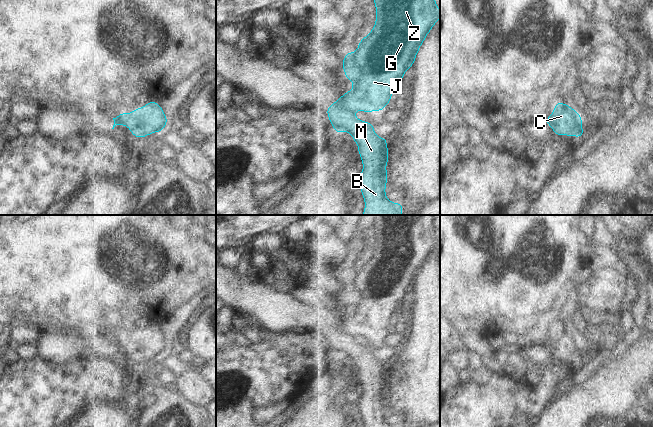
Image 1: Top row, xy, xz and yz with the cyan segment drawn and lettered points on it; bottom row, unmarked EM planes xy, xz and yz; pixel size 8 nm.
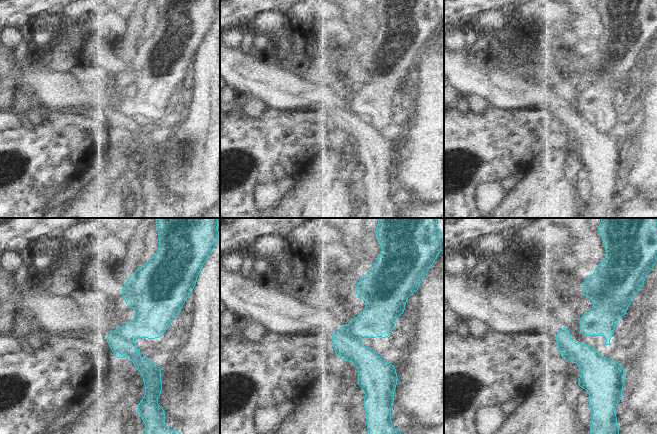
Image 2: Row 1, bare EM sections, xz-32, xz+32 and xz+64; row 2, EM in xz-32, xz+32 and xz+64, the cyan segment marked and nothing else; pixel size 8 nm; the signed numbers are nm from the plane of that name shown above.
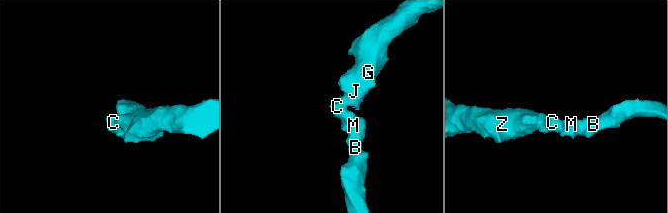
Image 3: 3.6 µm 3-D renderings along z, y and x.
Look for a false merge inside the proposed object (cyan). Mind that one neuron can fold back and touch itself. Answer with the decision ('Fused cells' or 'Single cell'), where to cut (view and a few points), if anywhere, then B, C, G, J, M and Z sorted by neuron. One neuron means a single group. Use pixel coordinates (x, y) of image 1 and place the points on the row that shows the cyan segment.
Fused cells. Split along xz (339, 98), (344, 106), (353, 112). Groups: B C M / G J Z

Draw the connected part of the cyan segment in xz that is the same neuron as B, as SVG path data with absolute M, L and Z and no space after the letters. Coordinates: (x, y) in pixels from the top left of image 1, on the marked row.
M337 99L330 107L327 108L327 115L330 123L337 133L349 132L358 145L358 153L363 163L363 170L357 178L365 208L363 215L401 215L403 206L401 203L389 201L386 197L385 188L387 185L388 147L387 138L378 137L375 134L374 126L366 121L359 120L354 112L348 111L340 99Z

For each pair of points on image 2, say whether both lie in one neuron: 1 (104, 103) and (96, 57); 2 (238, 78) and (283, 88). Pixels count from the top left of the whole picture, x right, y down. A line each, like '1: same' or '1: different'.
1: different
2: same

